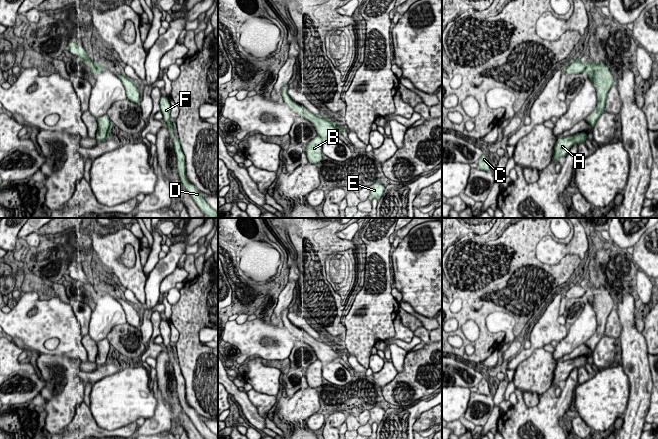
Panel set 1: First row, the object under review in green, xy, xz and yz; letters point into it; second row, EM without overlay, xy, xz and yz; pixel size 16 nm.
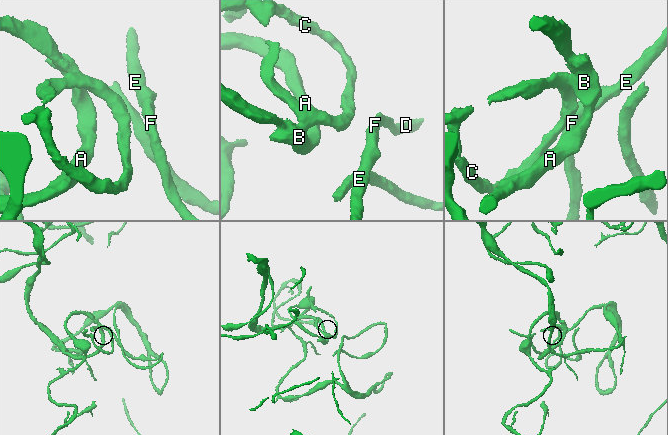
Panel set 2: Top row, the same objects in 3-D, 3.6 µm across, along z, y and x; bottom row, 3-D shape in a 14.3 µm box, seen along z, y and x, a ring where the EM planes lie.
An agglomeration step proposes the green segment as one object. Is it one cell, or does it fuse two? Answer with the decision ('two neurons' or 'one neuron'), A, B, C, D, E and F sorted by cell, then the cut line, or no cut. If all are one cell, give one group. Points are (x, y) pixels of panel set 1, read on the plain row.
one neuron; groups A B C D E F; cut none

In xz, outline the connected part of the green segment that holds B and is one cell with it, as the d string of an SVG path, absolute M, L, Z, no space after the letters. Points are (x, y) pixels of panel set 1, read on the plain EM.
M286 308L281 315L282 322L289 332L299 337L305 343L310 345L316 356L317 360L306 368L306 380L310 388L318 388L322 385L322 367L324 363L333 361L339 358L345 358L345 352L339 348L336 348L332 344L326 342L326 340L318 340L308 335L303 329L294 326L287 315L289 309Z

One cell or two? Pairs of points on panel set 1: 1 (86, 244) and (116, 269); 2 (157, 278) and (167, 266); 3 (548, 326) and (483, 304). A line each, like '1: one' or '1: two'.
1: two
2: one
3: two

